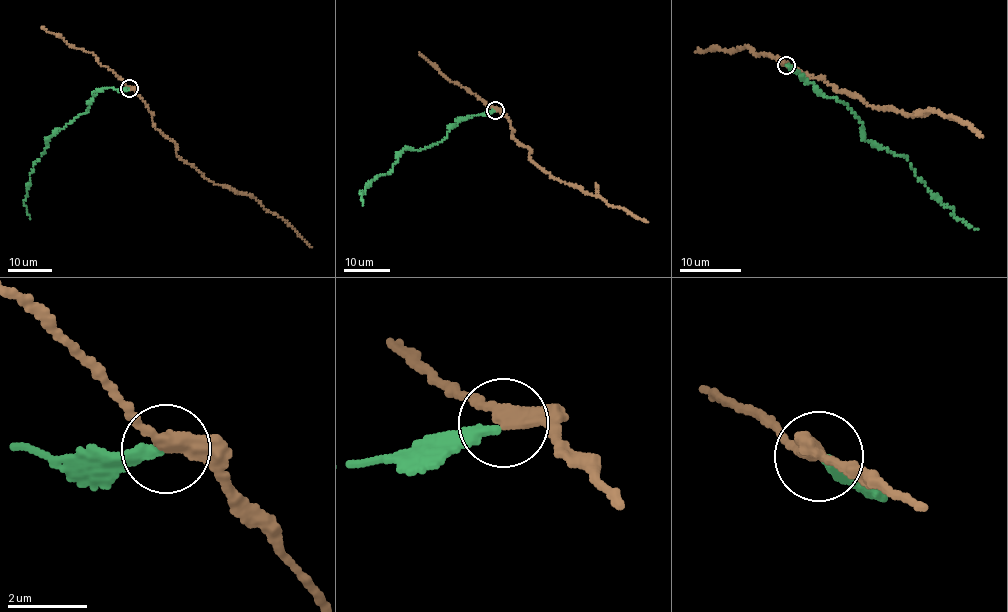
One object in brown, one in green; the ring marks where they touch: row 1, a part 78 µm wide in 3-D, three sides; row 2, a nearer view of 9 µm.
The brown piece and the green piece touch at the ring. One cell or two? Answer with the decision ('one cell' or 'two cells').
two cells

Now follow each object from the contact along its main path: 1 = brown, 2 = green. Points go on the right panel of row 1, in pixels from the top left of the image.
1: (786, 64), (821, 77), (866, 103), (912, 116), (933, 109), (955, 118), (983, 137)
2: (787, 64), (828, 98), (843, 102), (861, 123), (864, 138), (904, 155), (932, 195), (977, 229)

